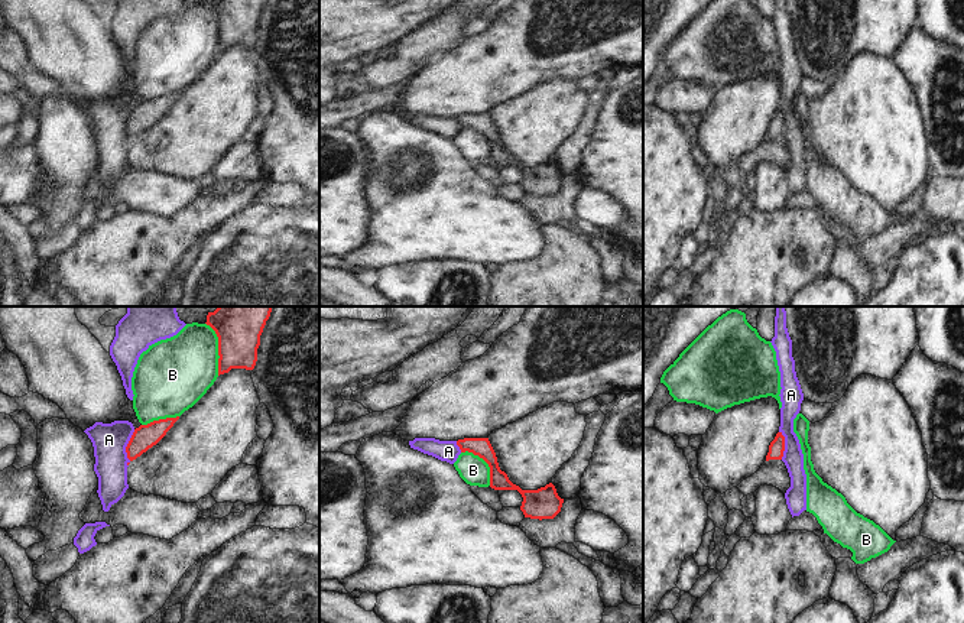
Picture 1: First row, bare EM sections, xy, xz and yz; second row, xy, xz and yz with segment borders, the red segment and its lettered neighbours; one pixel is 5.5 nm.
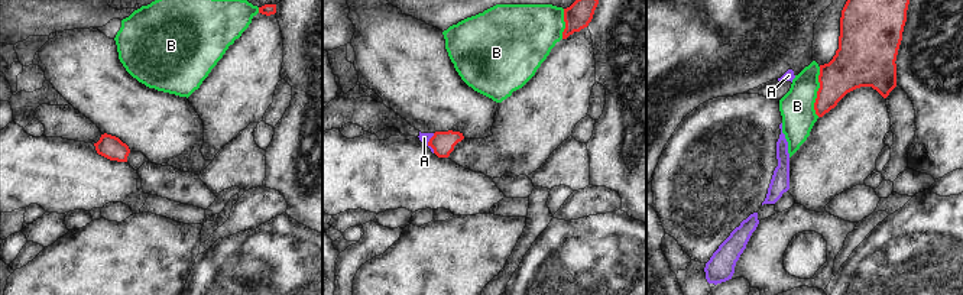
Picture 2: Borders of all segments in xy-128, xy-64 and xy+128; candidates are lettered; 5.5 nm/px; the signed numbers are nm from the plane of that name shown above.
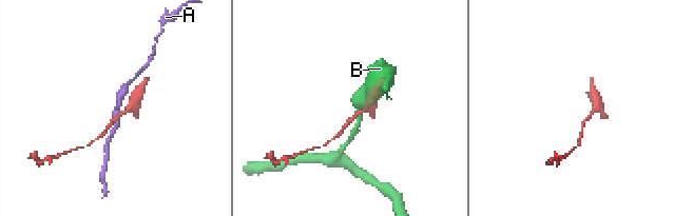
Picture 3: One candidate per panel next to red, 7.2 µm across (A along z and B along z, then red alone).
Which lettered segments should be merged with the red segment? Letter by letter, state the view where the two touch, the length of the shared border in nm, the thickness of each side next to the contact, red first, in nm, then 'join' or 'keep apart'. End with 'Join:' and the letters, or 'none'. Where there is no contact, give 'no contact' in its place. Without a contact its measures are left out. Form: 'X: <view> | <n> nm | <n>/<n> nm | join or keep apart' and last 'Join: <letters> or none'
A: xy | 220 nm | 140/190 nm | keep apart
B: xy | 300 nm | 220/380 nm | keep apart
Join: none

